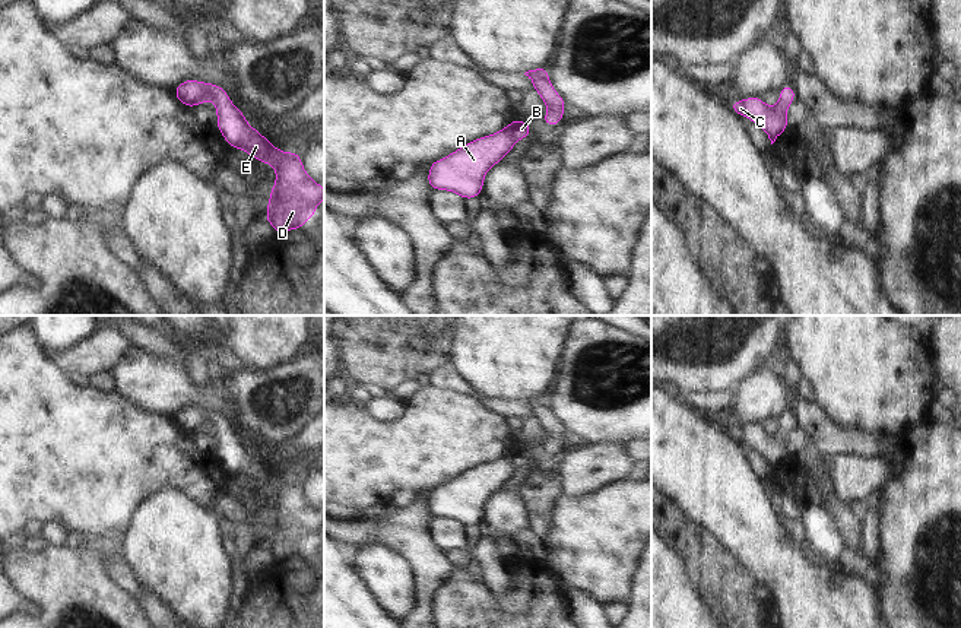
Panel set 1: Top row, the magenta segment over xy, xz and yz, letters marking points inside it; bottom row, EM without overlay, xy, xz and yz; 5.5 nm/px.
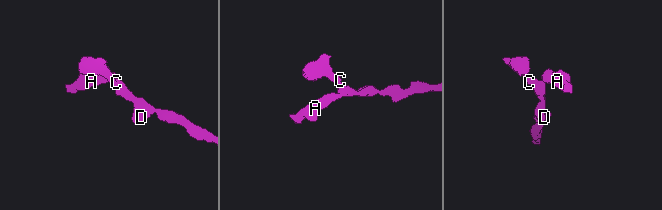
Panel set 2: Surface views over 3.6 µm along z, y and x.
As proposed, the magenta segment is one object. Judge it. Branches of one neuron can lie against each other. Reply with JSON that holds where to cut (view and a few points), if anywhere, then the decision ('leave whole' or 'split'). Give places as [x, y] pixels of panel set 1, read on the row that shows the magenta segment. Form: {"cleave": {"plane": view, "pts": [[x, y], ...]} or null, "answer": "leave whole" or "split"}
{"cleave": null, "answer": "leave whole"}

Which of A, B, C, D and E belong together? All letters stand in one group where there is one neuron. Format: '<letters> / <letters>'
A B C D E

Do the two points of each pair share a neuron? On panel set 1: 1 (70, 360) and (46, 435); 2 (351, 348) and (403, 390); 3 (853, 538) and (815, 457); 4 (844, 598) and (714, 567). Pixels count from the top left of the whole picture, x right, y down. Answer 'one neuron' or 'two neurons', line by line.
1: two neurons
2: two neurons
3: one neuron
4: two neurons

